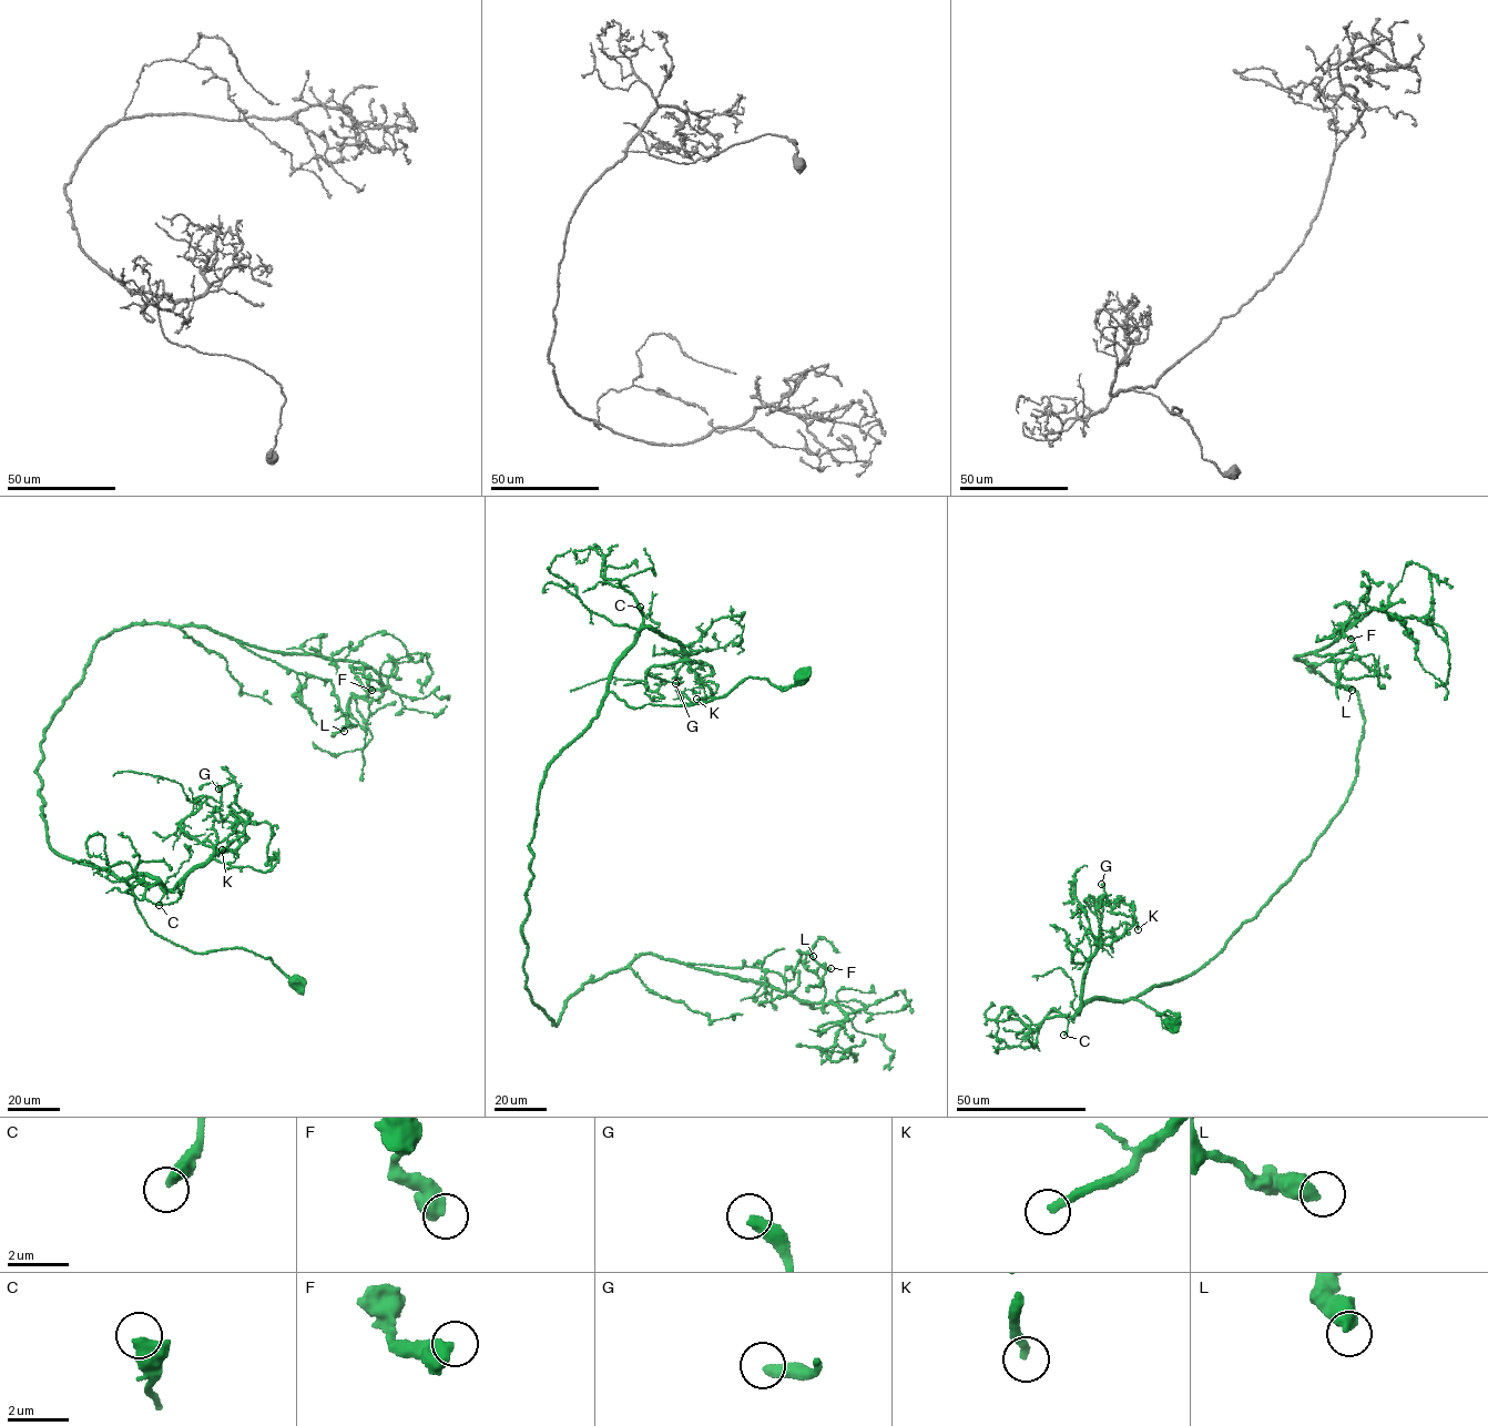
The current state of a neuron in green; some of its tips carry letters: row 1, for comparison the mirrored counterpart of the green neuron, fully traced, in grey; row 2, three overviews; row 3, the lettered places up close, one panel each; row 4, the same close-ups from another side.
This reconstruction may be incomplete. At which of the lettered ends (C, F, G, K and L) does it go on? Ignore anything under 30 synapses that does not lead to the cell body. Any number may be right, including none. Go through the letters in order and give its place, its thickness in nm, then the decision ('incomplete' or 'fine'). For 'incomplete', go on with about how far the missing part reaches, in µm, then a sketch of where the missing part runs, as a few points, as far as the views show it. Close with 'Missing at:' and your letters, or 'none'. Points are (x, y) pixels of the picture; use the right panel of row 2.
C: place (1063, 1035); calibre 480 nm; fine
F: place (1351, 639); calibre 600 nm; fine
G: place (1101, 884); calibre 400 nm; fine
K: place (1138, 929); calibre 280 nm; fine
L: place (1352, 690); calibre 480 nm; incomplete; missing 15 µm; course (1352, 690), (1346, 699), (1331, 694), (1325, 698)
Missing at: L

